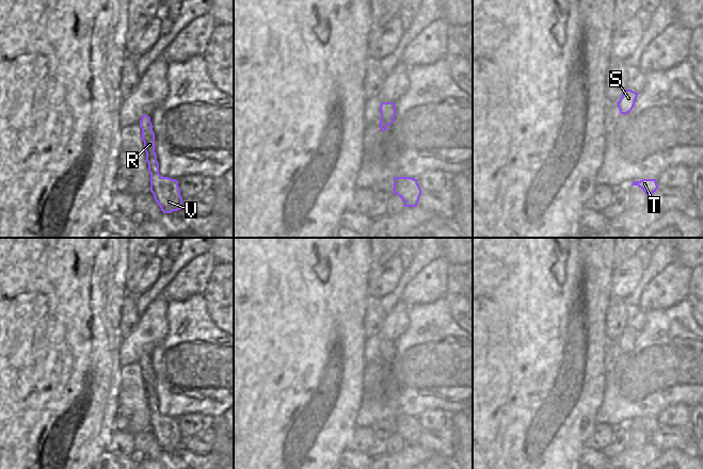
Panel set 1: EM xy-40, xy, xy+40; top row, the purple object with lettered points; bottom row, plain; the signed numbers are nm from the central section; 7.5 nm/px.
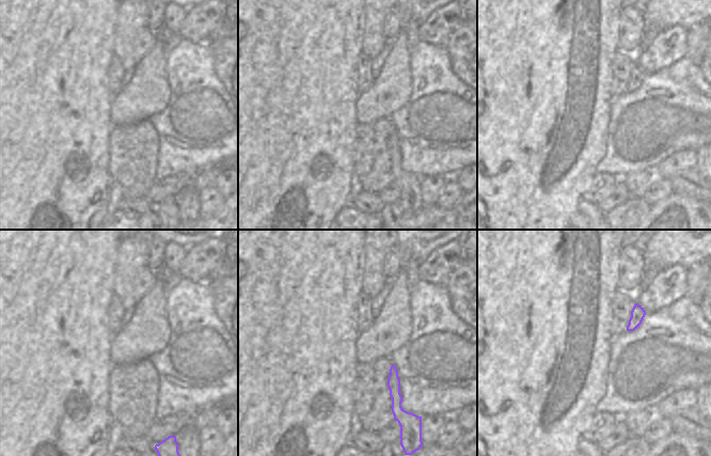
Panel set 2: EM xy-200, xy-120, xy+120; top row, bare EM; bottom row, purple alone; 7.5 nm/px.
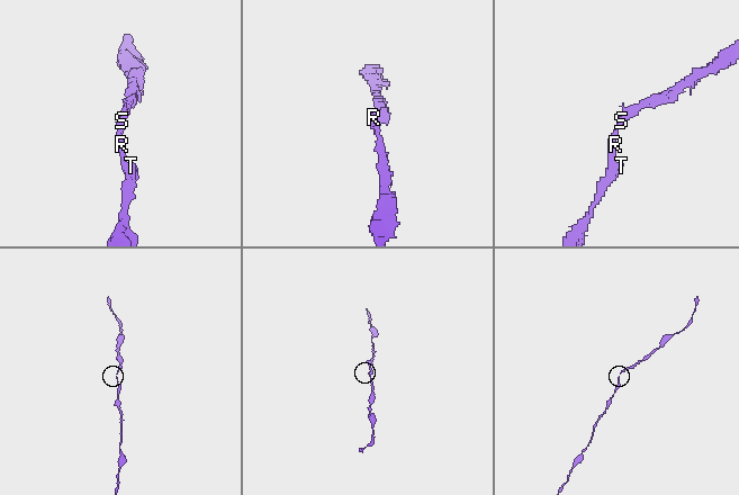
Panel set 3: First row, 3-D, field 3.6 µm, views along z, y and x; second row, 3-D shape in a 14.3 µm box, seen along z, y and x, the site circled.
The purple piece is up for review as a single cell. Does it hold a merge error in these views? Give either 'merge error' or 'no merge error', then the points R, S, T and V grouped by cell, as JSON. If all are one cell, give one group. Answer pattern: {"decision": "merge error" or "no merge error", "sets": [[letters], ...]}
{"decision": "no merge error", "sets": [["R", "S", "T", "V"]]}

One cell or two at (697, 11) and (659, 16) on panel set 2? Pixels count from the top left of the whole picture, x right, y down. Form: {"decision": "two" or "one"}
{"decision": "one"}

